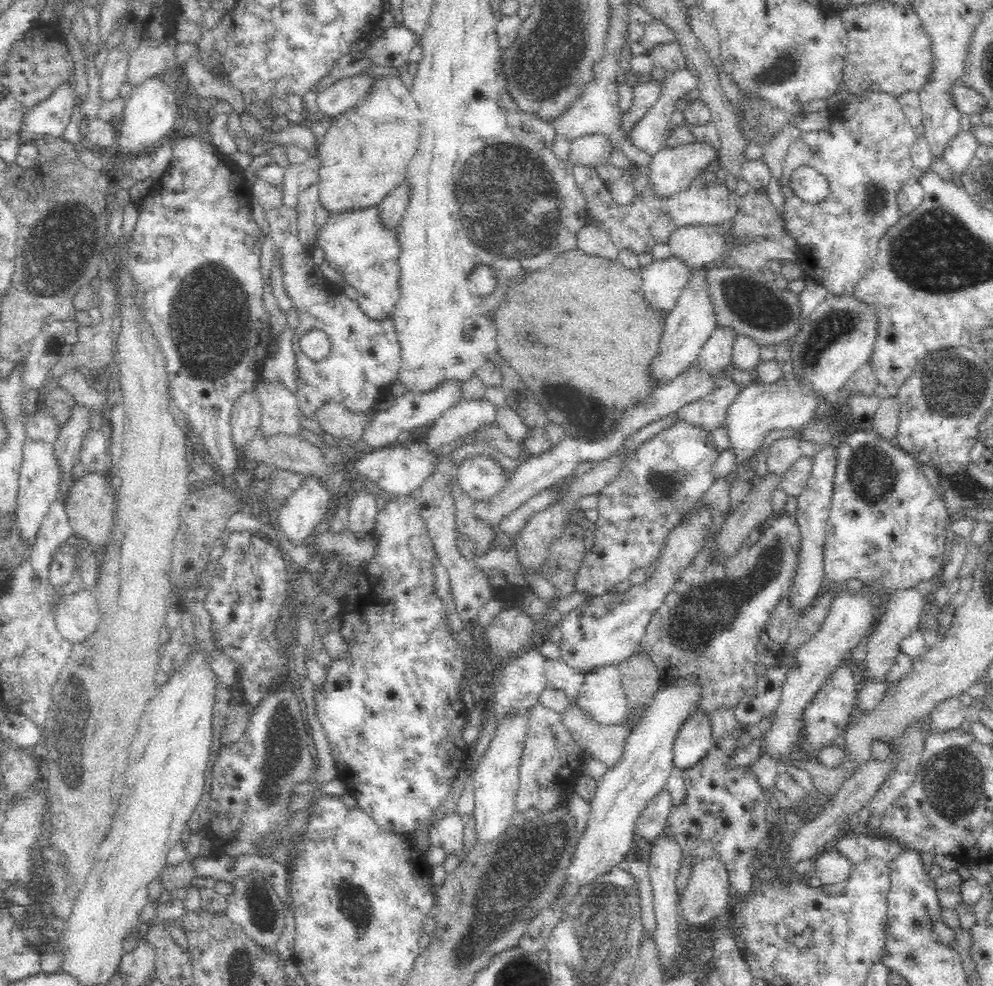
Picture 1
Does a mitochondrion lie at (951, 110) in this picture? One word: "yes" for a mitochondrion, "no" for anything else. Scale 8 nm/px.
no

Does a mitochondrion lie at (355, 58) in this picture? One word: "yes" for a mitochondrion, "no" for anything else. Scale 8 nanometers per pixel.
no

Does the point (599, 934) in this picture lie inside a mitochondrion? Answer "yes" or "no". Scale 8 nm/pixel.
yes

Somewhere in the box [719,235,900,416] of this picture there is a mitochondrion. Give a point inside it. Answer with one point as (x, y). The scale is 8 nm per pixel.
(836, 325)

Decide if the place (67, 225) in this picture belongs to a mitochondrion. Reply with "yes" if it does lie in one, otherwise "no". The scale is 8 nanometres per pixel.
yes

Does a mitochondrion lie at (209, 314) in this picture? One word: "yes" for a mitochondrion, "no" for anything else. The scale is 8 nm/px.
yes

